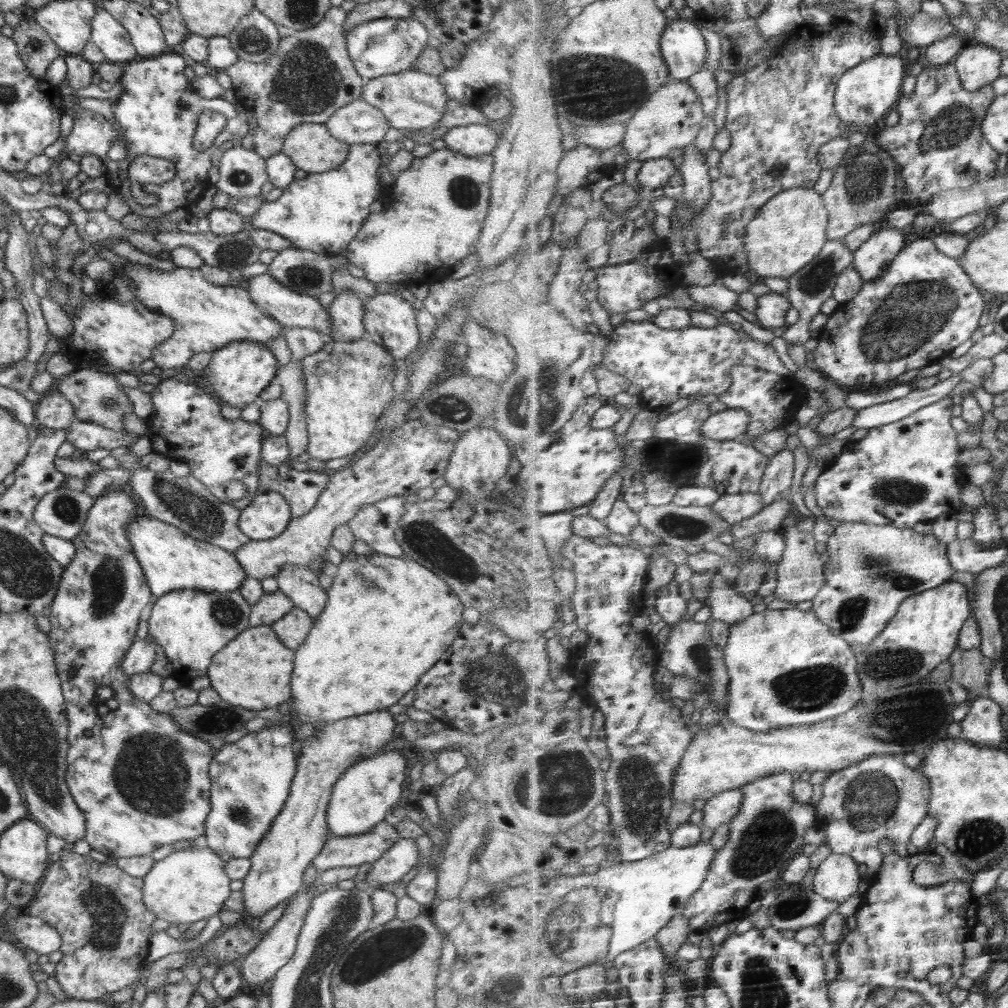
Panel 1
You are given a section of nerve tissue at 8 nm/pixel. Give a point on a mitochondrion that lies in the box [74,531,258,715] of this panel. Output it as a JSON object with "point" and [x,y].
{"point":[109,581]}

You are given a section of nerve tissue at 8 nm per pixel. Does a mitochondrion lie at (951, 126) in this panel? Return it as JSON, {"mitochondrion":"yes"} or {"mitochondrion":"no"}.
{"mitochondrion":"yes"}

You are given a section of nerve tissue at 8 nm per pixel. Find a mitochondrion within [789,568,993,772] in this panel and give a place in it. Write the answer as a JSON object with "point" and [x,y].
{"point":[884,718]}

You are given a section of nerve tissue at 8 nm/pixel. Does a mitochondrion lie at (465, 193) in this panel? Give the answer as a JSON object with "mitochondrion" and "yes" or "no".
{"mitochondrion":"yes"}

